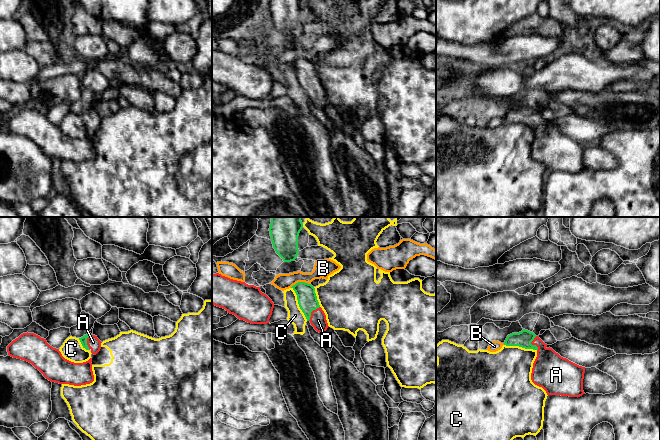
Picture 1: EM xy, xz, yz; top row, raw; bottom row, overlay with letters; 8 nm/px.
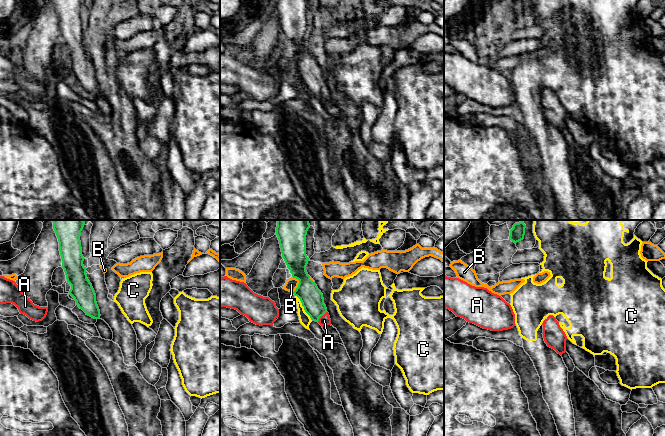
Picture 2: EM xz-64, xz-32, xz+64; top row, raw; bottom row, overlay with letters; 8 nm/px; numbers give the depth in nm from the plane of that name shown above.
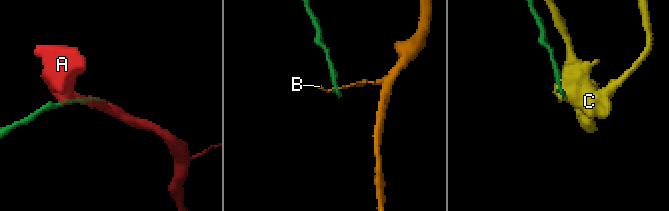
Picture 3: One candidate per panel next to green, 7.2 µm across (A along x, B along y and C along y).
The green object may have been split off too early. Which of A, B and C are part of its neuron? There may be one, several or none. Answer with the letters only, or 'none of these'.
A

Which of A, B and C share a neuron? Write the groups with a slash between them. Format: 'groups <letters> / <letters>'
groups A / B / C

